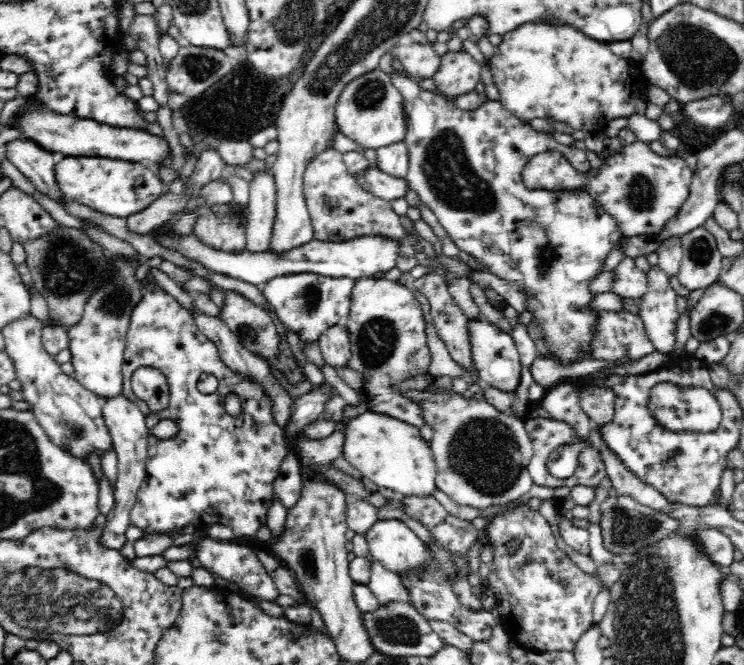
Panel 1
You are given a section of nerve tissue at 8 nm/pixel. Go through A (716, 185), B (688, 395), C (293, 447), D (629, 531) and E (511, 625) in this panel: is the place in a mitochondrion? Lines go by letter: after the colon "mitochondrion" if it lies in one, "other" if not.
A: other
B: other
C: other
D: mitochondrion
E: other

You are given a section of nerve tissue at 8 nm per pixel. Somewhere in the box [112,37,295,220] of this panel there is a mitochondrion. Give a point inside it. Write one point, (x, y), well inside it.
(200, 67)

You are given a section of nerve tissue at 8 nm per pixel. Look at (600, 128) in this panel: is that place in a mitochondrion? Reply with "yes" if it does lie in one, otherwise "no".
no

